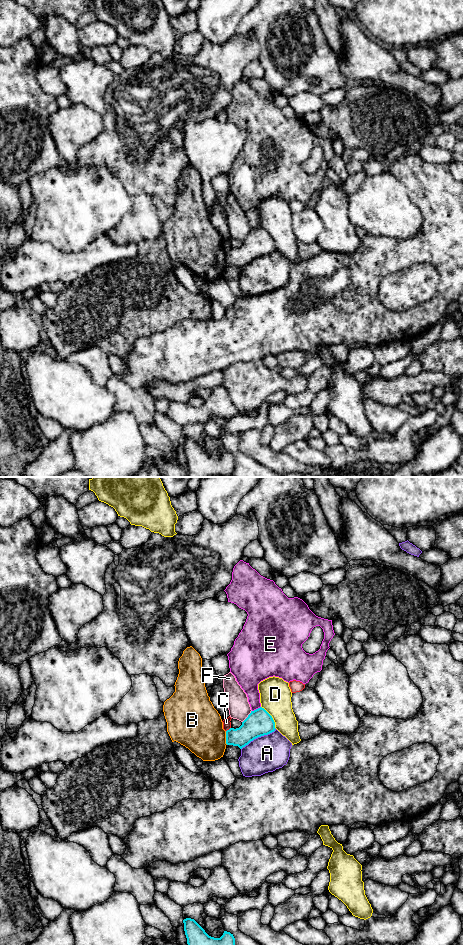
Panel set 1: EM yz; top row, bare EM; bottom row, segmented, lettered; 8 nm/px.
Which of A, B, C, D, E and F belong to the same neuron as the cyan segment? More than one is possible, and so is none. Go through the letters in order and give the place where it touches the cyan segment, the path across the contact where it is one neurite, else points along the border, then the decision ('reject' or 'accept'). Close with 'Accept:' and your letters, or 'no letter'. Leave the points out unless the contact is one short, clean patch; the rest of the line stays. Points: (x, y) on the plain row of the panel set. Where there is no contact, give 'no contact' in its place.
A: yz (258, 256) | reject
B: yz (226, 258) | reject
C: yz (229, 249) | reject
D: yz (271, 237) | reject
E: yz (256, 229) | reject
F: yz (248, 236) | reject
Accept: no letter

